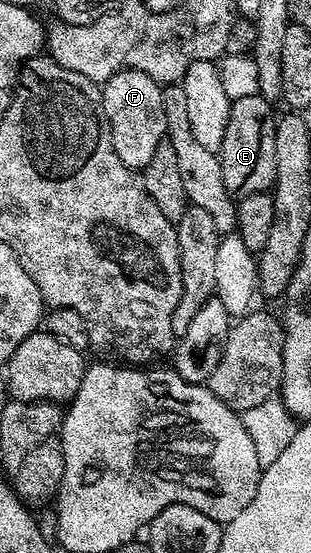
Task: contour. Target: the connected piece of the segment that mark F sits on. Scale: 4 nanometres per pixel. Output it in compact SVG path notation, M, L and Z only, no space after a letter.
M127 66L115 71L108 75L101 88L101 116L109 125L109 144L114 148L117 158L121 158L126 168L143 170L153 158L159 141L167 135L162 104L163 88L159 80L140 72L138 67Z

